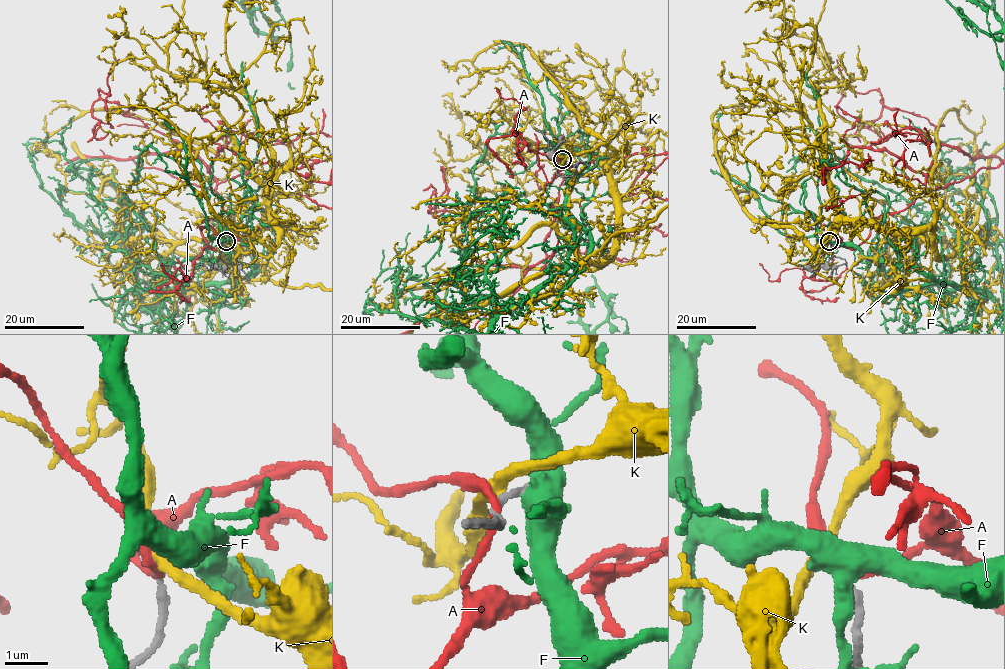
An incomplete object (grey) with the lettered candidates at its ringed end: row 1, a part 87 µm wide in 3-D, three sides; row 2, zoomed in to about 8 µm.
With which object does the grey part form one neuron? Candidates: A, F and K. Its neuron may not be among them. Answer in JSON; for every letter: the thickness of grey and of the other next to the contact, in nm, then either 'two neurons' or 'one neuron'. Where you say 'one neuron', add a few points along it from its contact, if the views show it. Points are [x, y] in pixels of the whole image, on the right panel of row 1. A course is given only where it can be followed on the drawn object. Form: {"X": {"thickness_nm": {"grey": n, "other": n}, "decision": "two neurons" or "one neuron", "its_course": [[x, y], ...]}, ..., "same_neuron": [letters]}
{"A": {"thickness_nm": {"grey": 200, "other": 190}, "decision": "two neurons"}, "F": {"thickness_nm": {"grey": 150, "other": 460}, "decision": "two neurons"}, "K": {"thickness_nm": {"grey": 170, "other": 300}, "decision": "two neurons"}, "same_neuron": []}

